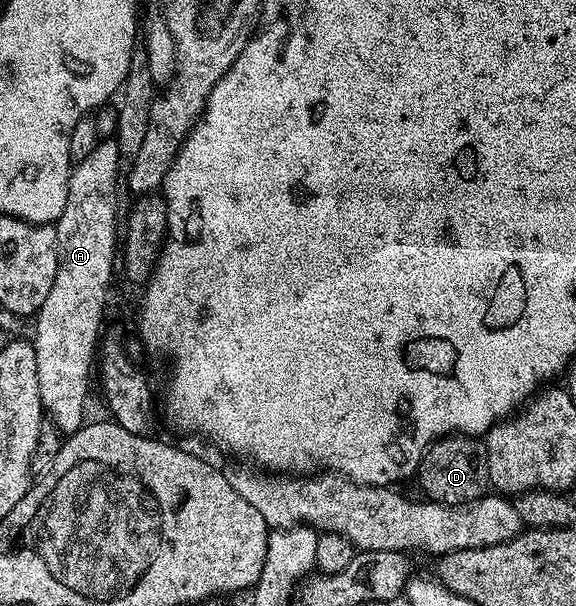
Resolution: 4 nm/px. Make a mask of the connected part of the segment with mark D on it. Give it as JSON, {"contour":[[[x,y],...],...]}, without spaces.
{"contour":[[[453,433],[436,440],[424,452],[420,462],[418,480],[420,479],[420,487],[428,494],[425,496],[431,502],[444,503],[448,507],[463,507],[464,504],[472,503],[489,494],[489,473],[490,465],[483,438]]]}

